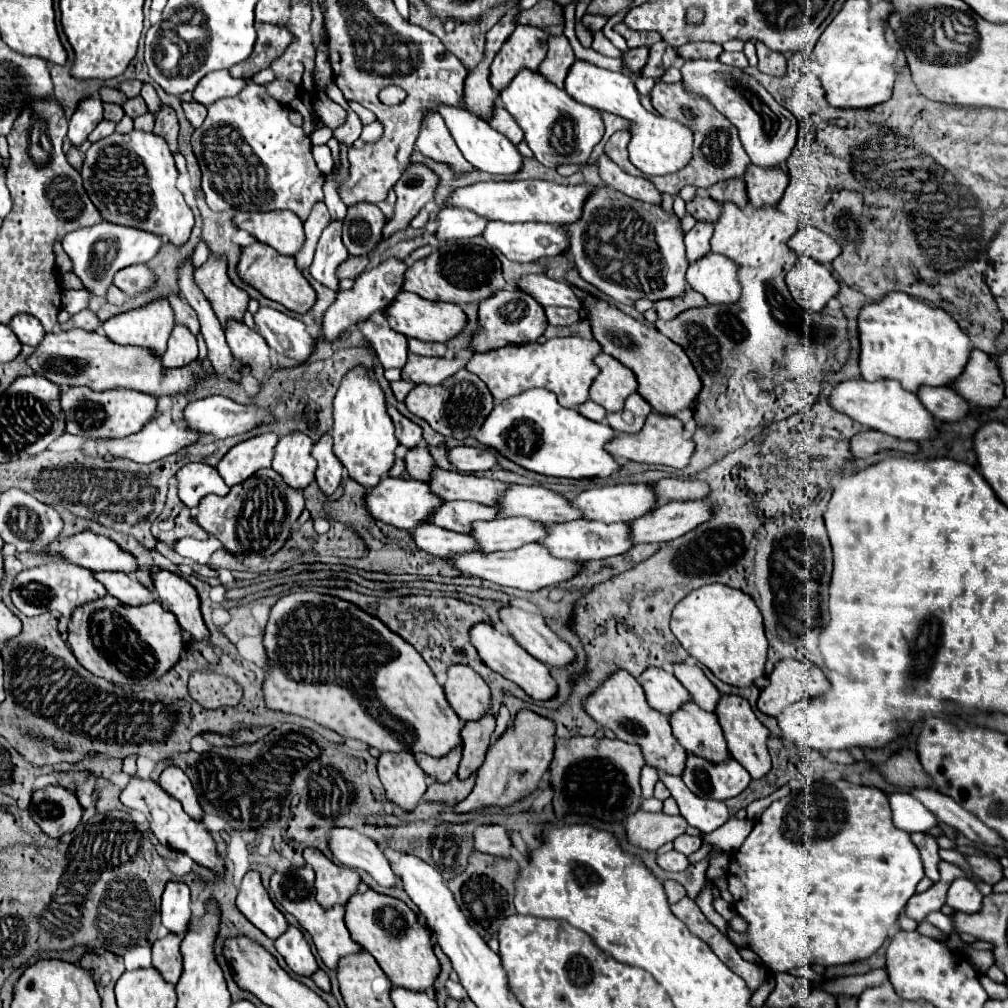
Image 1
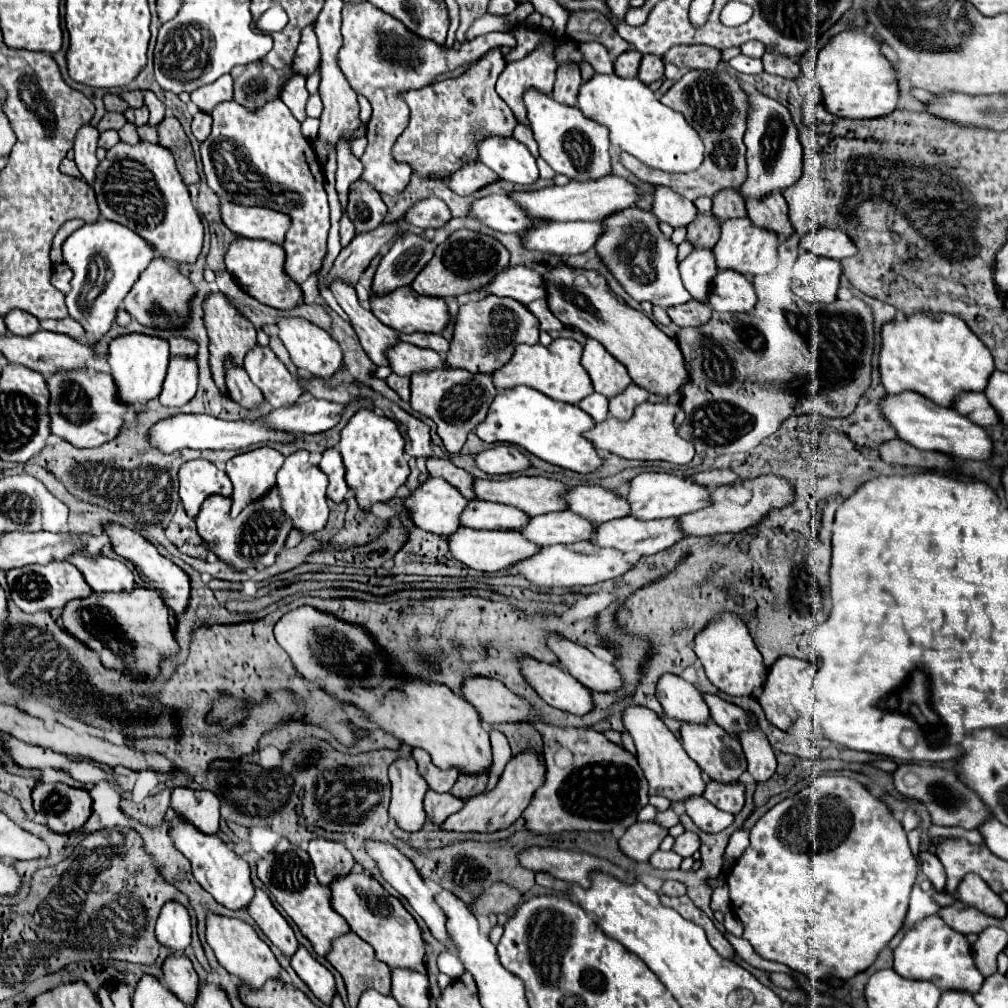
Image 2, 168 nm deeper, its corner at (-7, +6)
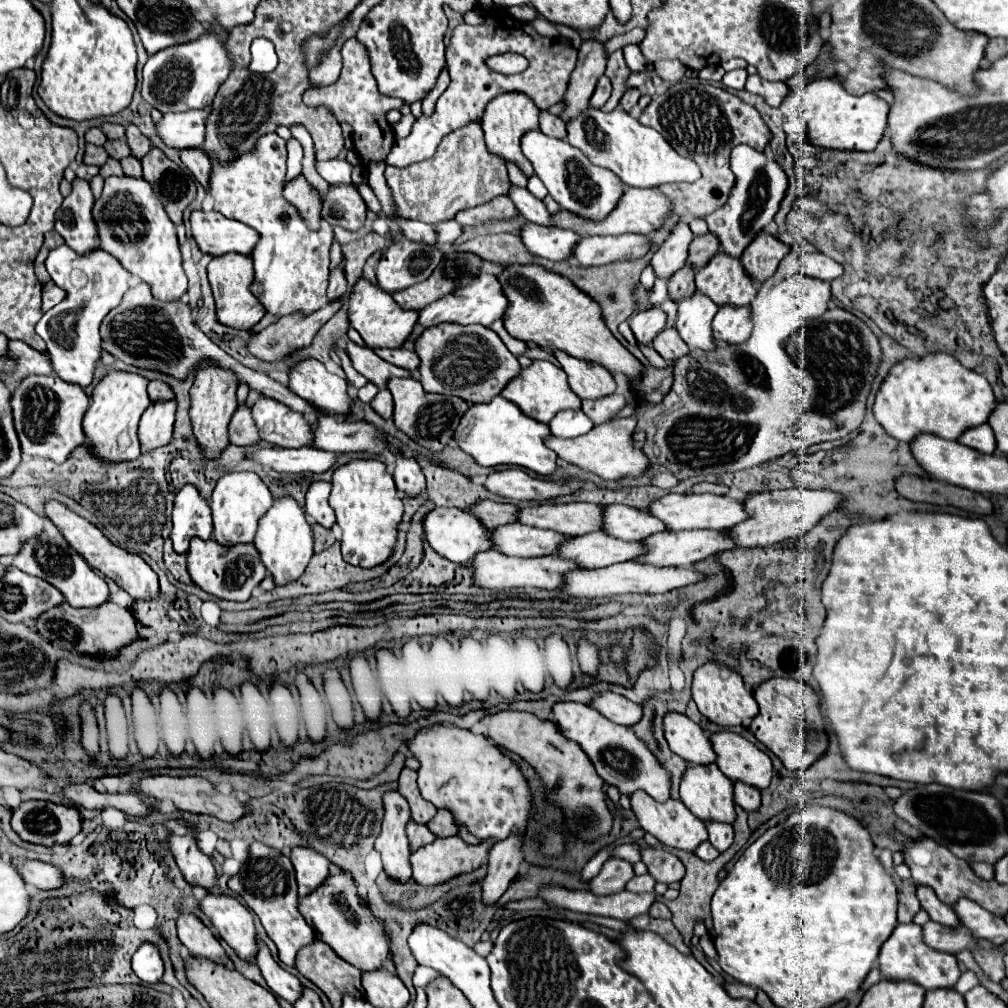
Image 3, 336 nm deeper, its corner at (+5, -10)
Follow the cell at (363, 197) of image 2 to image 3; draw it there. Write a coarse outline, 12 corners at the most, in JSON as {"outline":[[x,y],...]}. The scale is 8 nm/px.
{"outline":[[352,184],[322,194],[322,218],[358,230],[366,202]]}

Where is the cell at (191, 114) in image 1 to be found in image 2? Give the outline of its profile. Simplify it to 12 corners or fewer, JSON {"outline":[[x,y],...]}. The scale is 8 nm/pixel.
{"outline":[[194,114],[192,134],[198,142],[210,136],[212,116]]}

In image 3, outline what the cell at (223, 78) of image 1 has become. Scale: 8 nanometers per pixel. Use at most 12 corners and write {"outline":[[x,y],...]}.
{"outline":[[212,108],[166,114],[158,134],[178,150],[204,144]]}

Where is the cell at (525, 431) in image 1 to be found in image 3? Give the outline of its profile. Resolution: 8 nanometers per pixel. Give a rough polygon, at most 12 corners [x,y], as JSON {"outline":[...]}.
{"outline":[[494,396],[454,440],[480,466],[558,470],[550,426]]}

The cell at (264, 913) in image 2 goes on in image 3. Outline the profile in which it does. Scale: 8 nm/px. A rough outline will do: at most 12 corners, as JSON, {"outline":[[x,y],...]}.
{"outline":[[256,940],[254,962],[262,970],[268,988],[294,1004],[302,988],[272,958],[268,946]]}

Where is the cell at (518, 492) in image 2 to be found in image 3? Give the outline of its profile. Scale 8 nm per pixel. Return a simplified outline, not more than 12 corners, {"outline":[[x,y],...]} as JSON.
{"outline":[[586,502],[520,508],[520,524],[580,536],[600,530]]}

